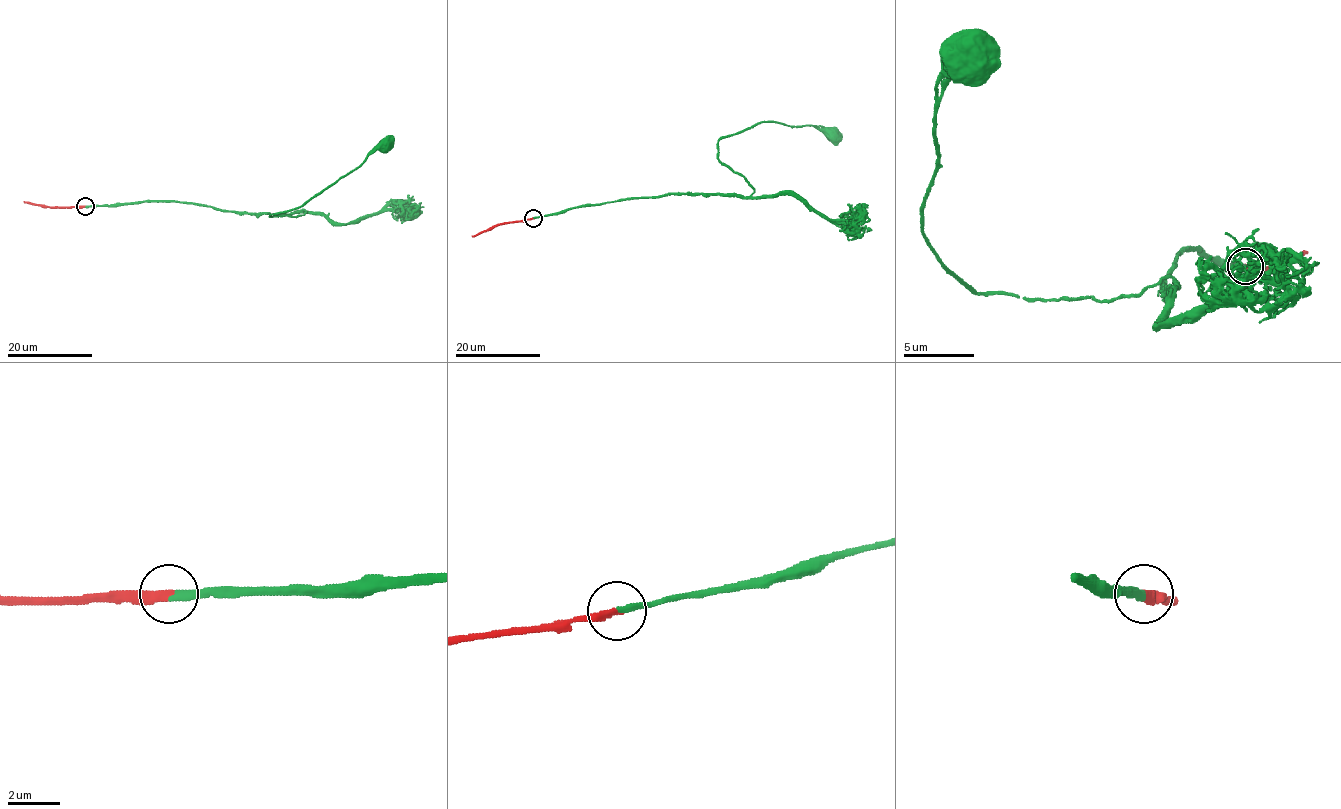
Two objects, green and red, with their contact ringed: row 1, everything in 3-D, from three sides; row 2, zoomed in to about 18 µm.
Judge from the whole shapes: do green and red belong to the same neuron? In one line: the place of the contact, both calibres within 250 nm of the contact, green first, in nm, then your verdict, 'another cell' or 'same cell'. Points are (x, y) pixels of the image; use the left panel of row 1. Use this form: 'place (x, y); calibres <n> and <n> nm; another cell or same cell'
place (85, 206); calibres 240 and 320 nm; same cell

